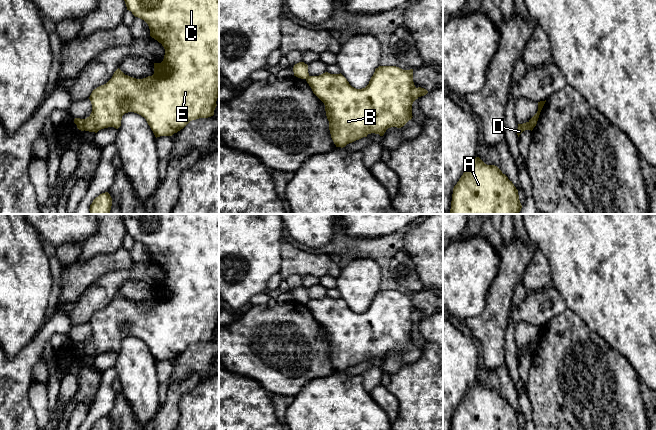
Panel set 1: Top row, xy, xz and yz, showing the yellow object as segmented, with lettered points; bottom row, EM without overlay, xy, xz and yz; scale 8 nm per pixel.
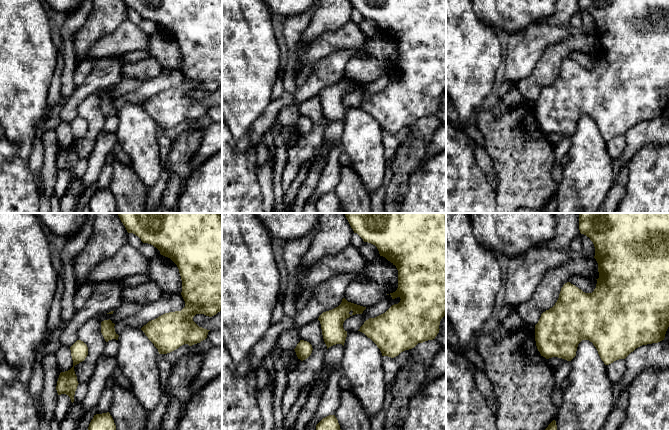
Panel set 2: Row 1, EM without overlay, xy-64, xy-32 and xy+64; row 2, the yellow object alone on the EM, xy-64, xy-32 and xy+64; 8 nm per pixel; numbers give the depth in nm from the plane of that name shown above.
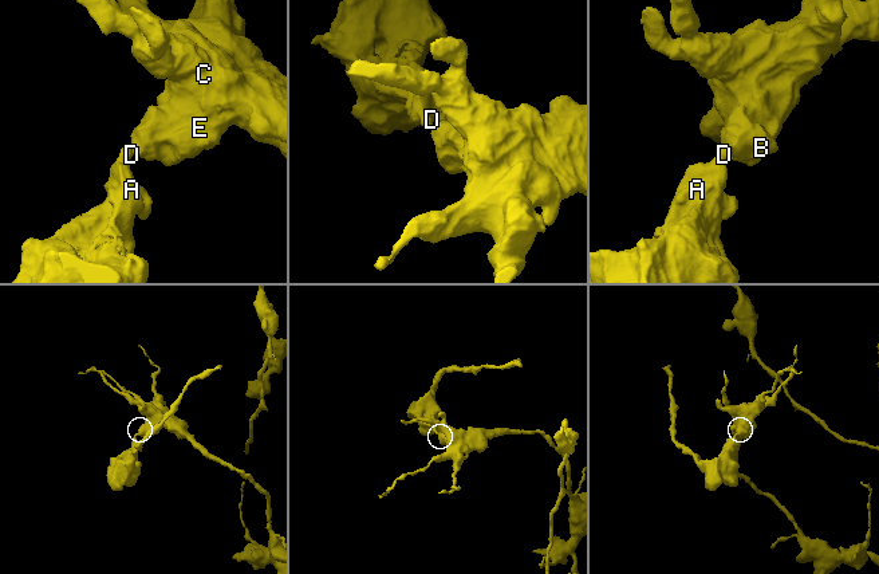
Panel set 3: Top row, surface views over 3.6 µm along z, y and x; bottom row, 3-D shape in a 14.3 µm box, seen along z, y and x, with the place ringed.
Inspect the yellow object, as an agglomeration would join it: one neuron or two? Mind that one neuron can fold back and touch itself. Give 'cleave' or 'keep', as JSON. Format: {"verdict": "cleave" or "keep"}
{"verdict": "cleave"}

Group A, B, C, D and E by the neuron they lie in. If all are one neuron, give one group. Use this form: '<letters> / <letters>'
A D / B C E

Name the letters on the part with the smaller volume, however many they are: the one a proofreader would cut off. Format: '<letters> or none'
A, D

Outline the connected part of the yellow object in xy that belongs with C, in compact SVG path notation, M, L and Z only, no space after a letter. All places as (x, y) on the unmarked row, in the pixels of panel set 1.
M121 214L127 234L135 241L144 244L150 253L150 260L157 264L165 273L164 283L161 287L154 287L154 298L143 303L136 303L125 299L119 292L114 296L112 302L104 309L94 313L89 321L92 328L92 336L89 341L82 343L84 354L97 357L99 354L121 350L122 340L128 336L134 336L144 341L153 355L155 361L172 360L183 353L190 345L199 342L208 342L214 339L219 321L219 214Z

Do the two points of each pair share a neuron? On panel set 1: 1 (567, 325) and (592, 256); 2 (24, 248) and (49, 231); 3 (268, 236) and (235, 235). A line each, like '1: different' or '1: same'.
1: different
2: different
3: same

